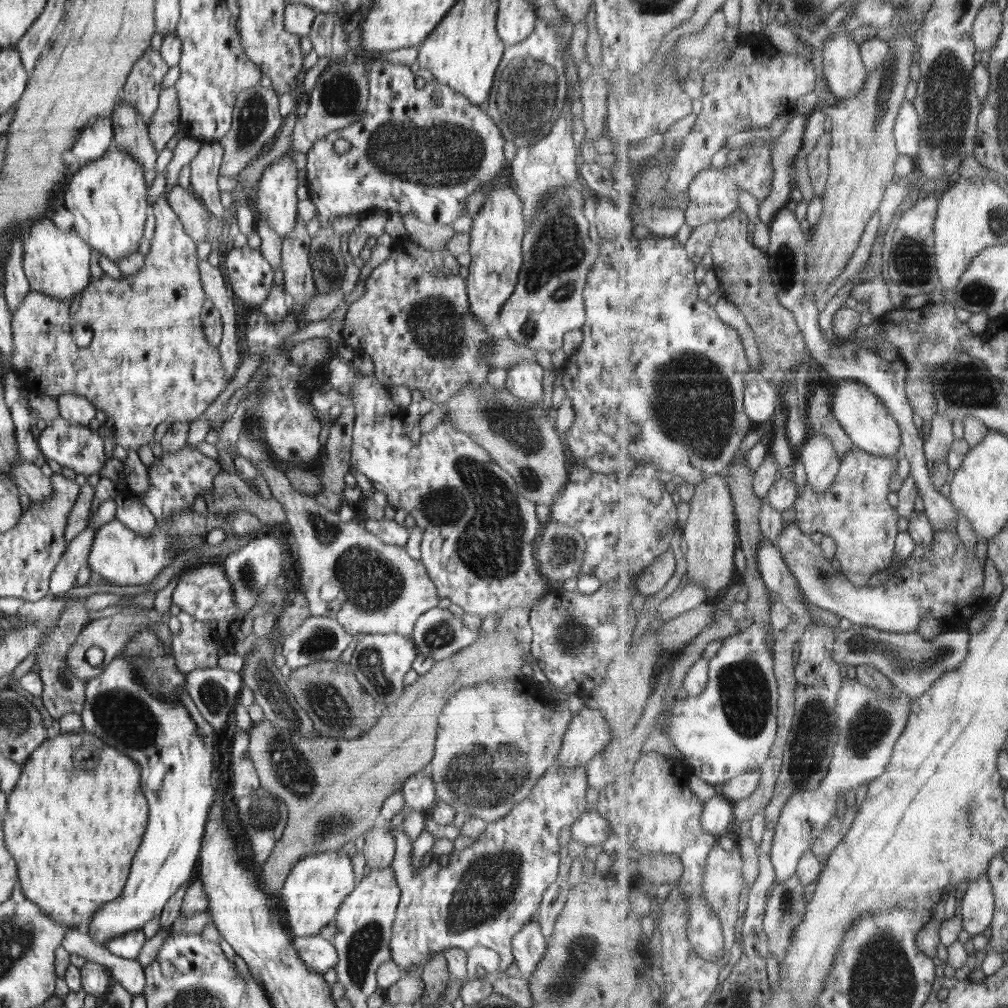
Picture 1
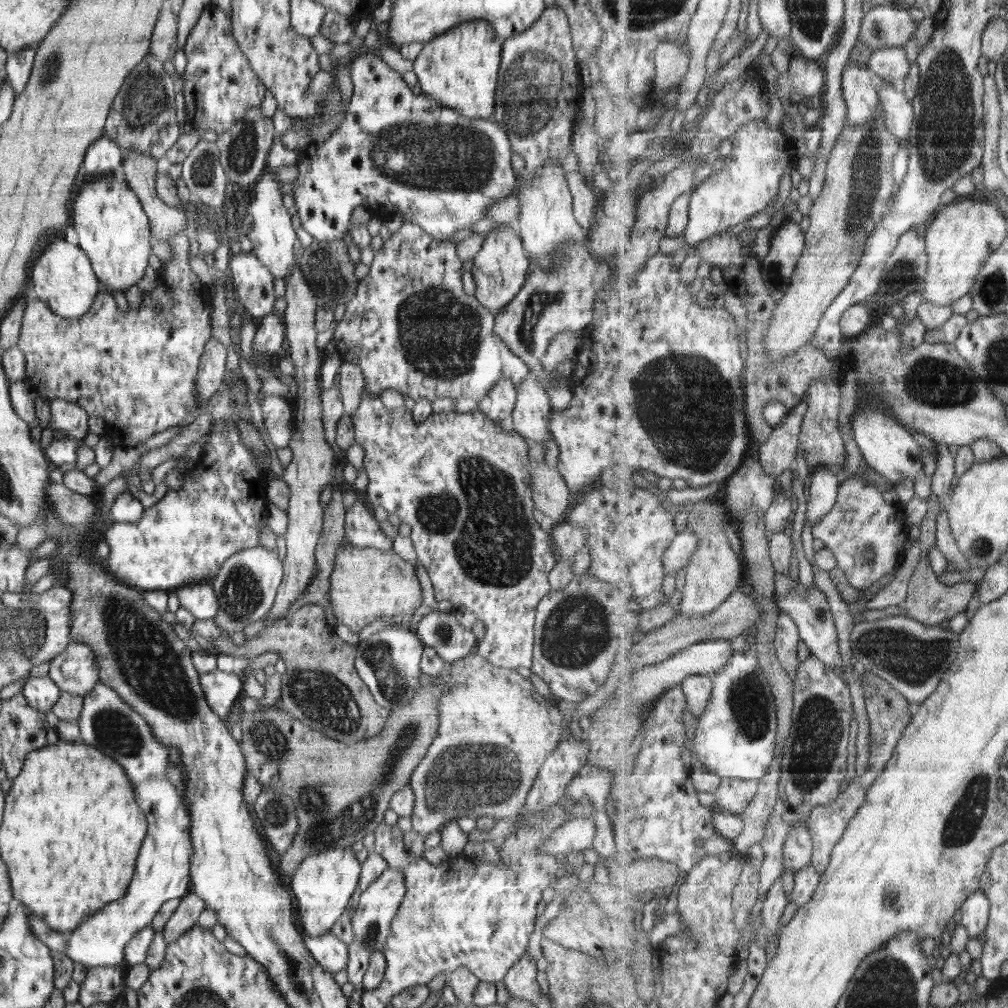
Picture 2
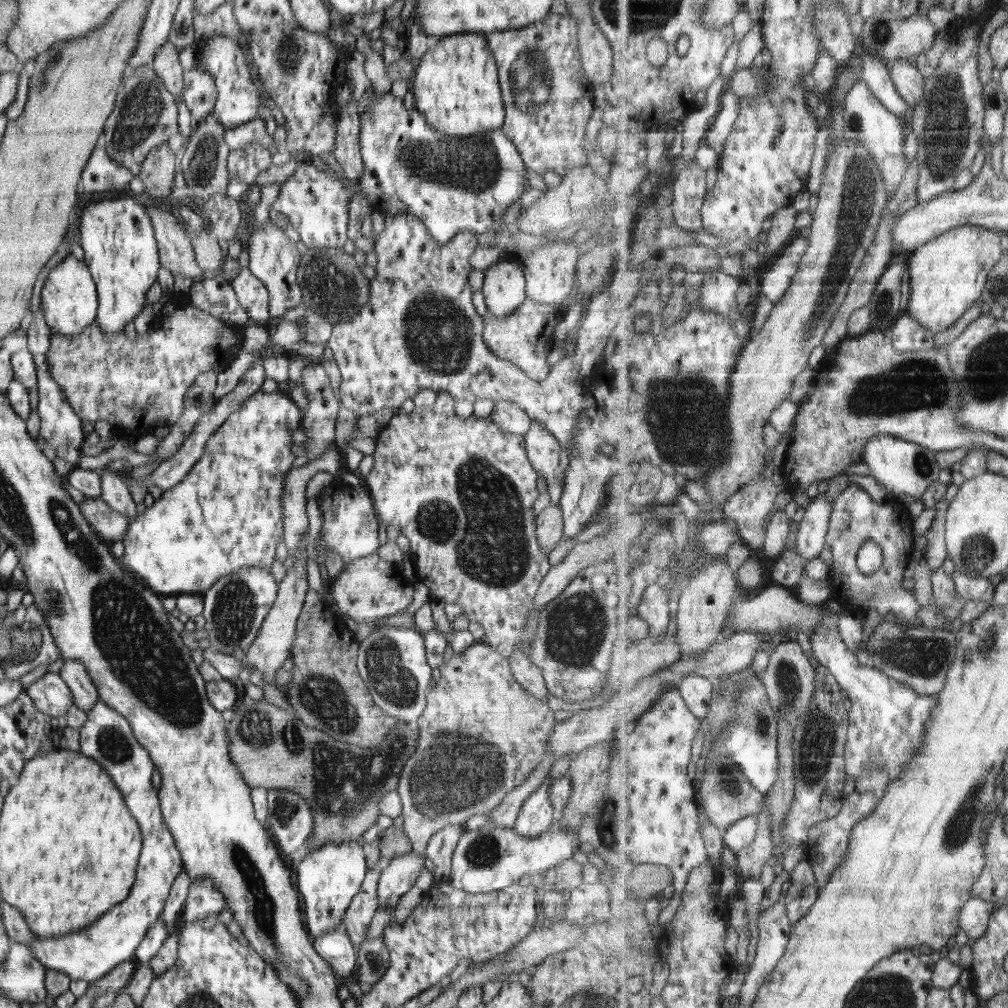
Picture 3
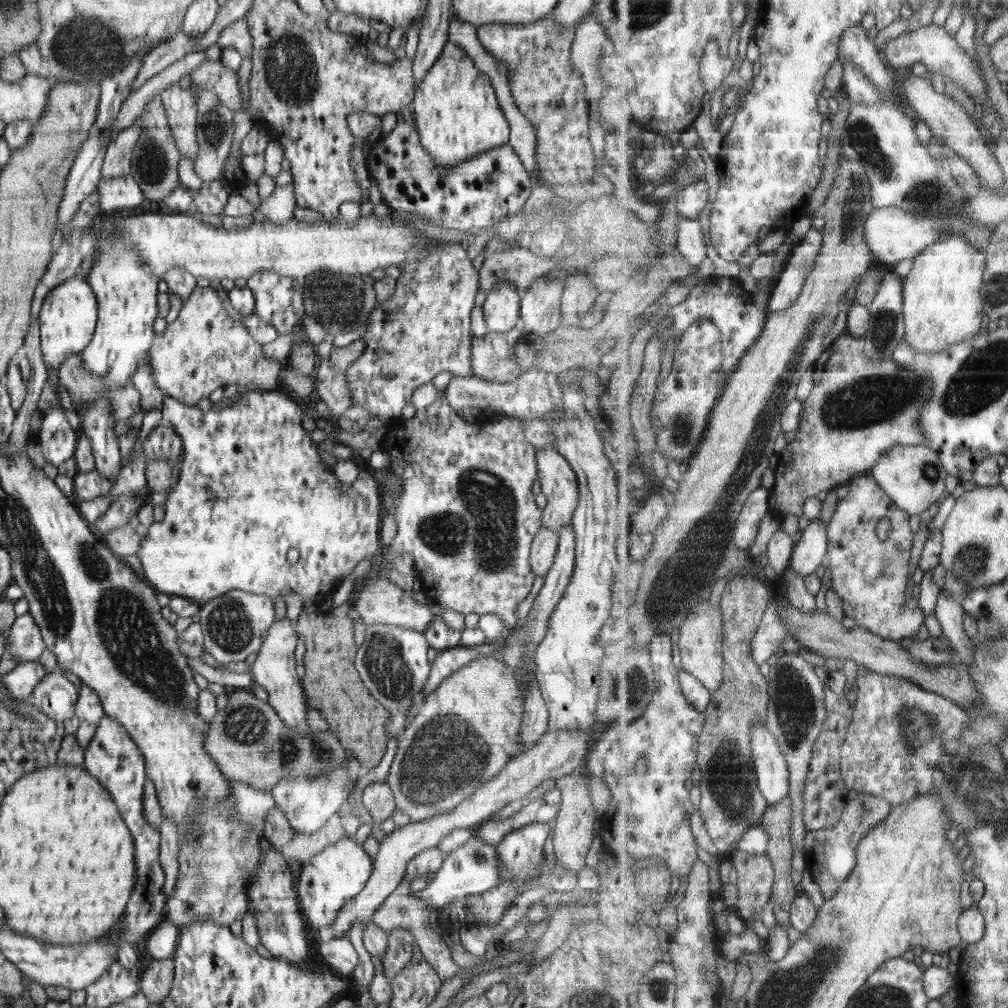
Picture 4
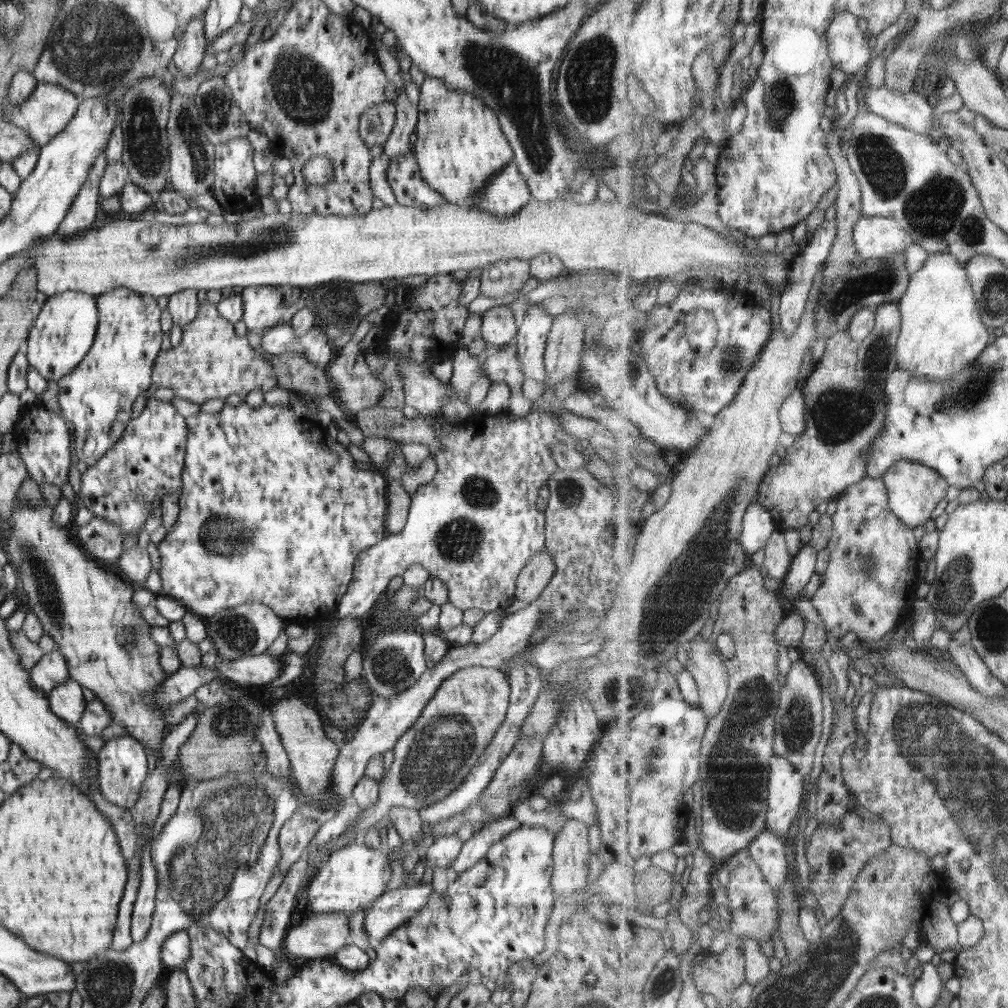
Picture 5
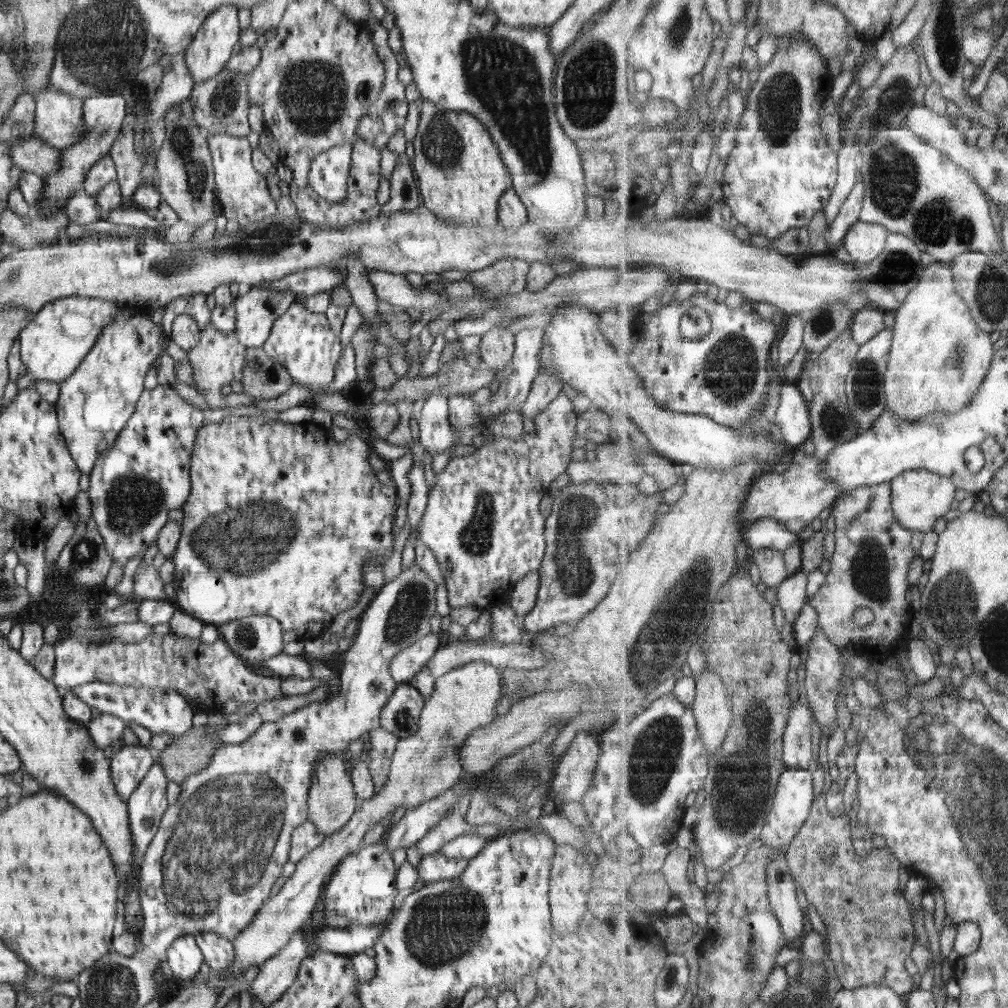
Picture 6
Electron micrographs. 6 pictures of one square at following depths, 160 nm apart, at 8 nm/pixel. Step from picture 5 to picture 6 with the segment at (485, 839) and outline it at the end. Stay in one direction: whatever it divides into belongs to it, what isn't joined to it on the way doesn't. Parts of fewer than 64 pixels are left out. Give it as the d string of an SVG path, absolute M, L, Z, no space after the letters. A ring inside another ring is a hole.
M440 851L429 855L424 855L418 863L418 876L424 884L455 879L462 874L467 867L468 860L449 859L441 854Z

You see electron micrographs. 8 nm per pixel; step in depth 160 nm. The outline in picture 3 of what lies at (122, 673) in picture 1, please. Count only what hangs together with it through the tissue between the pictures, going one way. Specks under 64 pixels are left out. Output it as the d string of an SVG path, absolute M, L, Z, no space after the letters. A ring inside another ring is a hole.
M98 700L98 703L88 711L87 721L80 728L79 743L81 753L100 763L100 766L104 767L104 771L108 772L110 779L122 793L122 798L125 800L128 810L130 810L140 827L143 841L135 872L135 883L130 889L128 898L125 898L122 903L106 912L90 926L76 930L69 935L34 939L32 942L28 942L27 946L31 948L33 958L39 960L47 969L60 970L67 974L71 980L85 980L90 984L106 976L121 962L134 959L134 952L140 946L148 929L161 918L166 898L170 894L170 886L172 886L174 879L184 868L180 851L177 849L171 830L163 819L158 798L159 791L156 791L152 785L154 763L148 757L147 750L144 750L144 747L136 740L130 723L121 714L112 711L110 707L106 706L106 703Z

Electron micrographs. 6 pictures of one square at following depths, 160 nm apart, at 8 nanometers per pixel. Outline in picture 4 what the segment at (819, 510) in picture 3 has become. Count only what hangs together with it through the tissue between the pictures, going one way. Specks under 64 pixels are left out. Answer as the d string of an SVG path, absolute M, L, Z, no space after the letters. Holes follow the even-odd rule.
M818 517L804 530L792 564L800 576L806 577L818 572L829 558L830 536L826 528L821 517Z

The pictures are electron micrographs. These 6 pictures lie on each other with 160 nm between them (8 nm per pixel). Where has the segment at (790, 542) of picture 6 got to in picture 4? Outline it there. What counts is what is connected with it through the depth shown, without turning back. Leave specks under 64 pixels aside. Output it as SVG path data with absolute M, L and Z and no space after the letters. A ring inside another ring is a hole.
M762 486L755 490L740 515L735 539L743 549L748 550L758 540L760 526L770 512L770 504L772 504L770 499L774 497L773 493L774 490L766 490Z

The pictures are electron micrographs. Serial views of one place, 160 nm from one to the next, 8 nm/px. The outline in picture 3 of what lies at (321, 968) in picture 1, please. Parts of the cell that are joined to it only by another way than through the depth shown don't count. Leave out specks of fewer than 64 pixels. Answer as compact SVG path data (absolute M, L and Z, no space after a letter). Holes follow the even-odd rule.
M334 930L314 937L315 951L340 976L348 976L357 968L357 956L344 930Z

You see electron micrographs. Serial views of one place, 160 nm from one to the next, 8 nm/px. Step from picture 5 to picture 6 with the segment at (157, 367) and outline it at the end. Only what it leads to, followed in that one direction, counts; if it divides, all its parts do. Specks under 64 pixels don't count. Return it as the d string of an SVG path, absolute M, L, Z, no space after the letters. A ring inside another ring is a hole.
M210 322L205 329L201 331L201 339L198 346L193 346L190 350L186 350L187 356L190 359L191 366L194 369L194 382L202 391L201 394L205 397L208 406L220 407L219 400L223 386L230 385L234 380L241 381L242 365L248 348L242 346L238 342L238 337L234 334L224 334Z

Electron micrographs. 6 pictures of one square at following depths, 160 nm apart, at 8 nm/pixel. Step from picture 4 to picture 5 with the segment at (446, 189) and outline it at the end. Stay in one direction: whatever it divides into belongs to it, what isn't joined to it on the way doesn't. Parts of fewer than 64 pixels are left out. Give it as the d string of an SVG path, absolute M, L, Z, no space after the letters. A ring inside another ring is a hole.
M411 150L400 157L392 157L387 170L387 181L396 196L397 204L422 210L446 205L448 201L422 179L422 173ZM512 160L486 187L476 195L476 203L468 209L490 212L497 217L512 217L532 200L528 184L519 174L518 165Z

